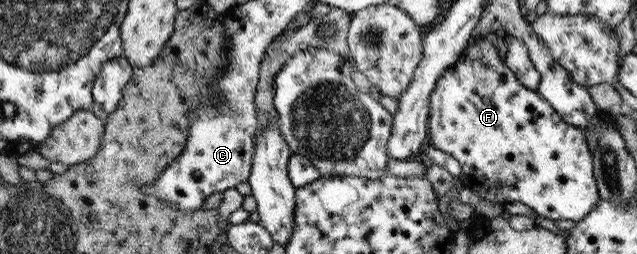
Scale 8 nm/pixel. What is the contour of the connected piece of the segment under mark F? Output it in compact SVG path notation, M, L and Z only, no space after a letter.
M481 40L480 42L469 41L469 45L465 49L465 53L461 58L449 69L446 69L438 83L436 89L430 96L429 119L428 119L428 143L449 153L454 159L460 162L462 174L458 177L463 188L468 188L470 191L478 193L480 197L488 199L497 205L508 205L510 203L522 203L529 209L532 209L538 216L554 220L570 220L573 222L581 221L590 211L599 203L599 191L593 175L593 157L588 142L586 140L587 133L584 129L566 123L556 110L550 105L549 101L542 99L537 91L528 89L522 85L518 78L508 67L506 63L501 61L498 50L494 45Z

